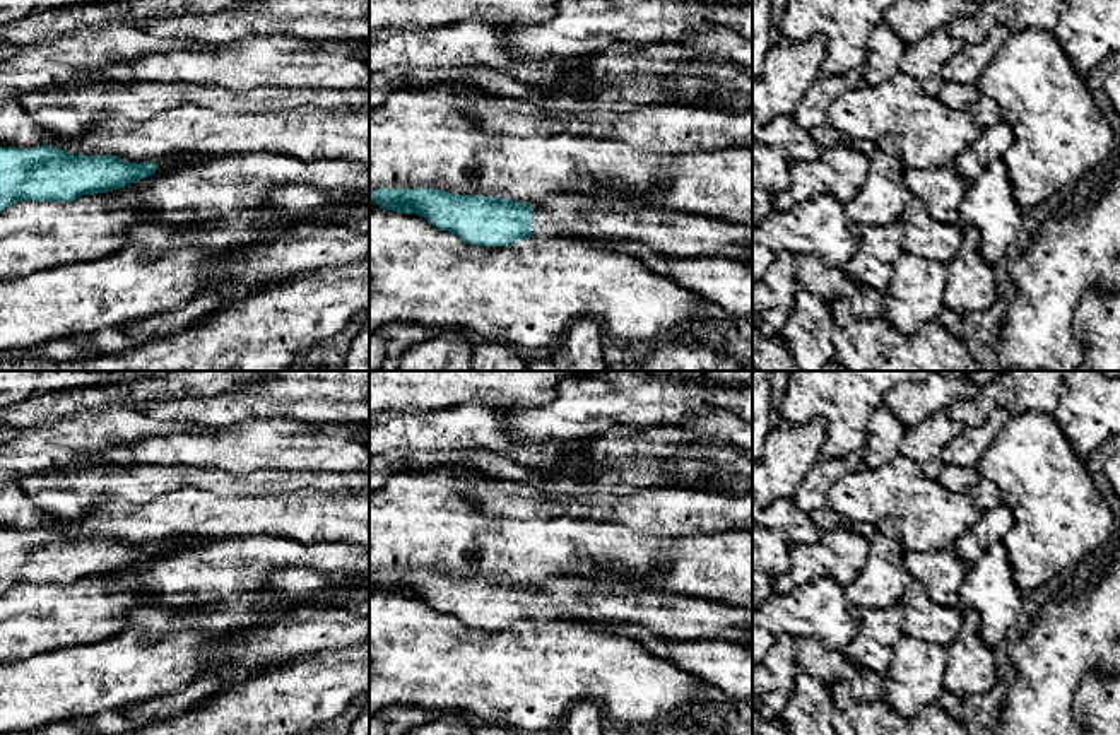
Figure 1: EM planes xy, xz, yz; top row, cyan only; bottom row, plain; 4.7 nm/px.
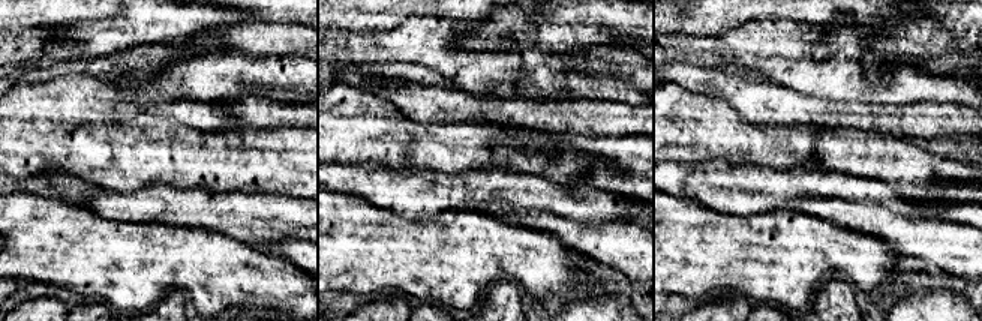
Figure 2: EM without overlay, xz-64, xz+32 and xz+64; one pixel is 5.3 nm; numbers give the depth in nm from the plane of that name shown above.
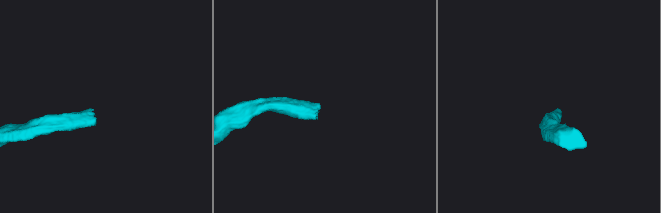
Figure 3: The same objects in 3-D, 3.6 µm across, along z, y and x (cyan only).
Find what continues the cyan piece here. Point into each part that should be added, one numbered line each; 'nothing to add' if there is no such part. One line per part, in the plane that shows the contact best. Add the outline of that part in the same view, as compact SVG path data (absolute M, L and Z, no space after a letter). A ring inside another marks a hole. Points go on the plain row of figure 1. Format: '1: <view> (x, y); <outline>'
1: xz (601, 605); M557 578L532 586L532 624L580 622L595 631L633 624L672 641L718 638L752 646L752 610L694 595Z

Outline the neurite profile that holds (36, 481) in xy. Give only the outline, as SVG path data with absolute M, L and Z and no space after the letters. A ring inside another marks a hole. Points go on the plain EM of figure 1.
M166 465L72 467L51 473L34 472L17 479L31 503L58 521L85 518L101 497L144 504L181 487L198 487L222 496L265 496L313 487L325 492L369 487L368 472L287 472L277 468L231 473L219 468Z

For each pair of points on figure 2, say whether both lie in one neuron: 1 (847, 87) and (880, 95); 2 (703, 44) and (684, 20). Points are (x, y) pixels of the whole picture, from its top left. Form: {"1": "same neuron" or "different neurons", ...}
{"1": "same neuron", "2": "different neurons"}

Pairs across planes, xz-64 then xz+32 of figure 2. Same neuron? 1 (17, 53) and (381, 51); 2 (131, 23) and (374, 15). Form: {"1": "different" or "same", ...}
{"1": "same", "2": "different"}

